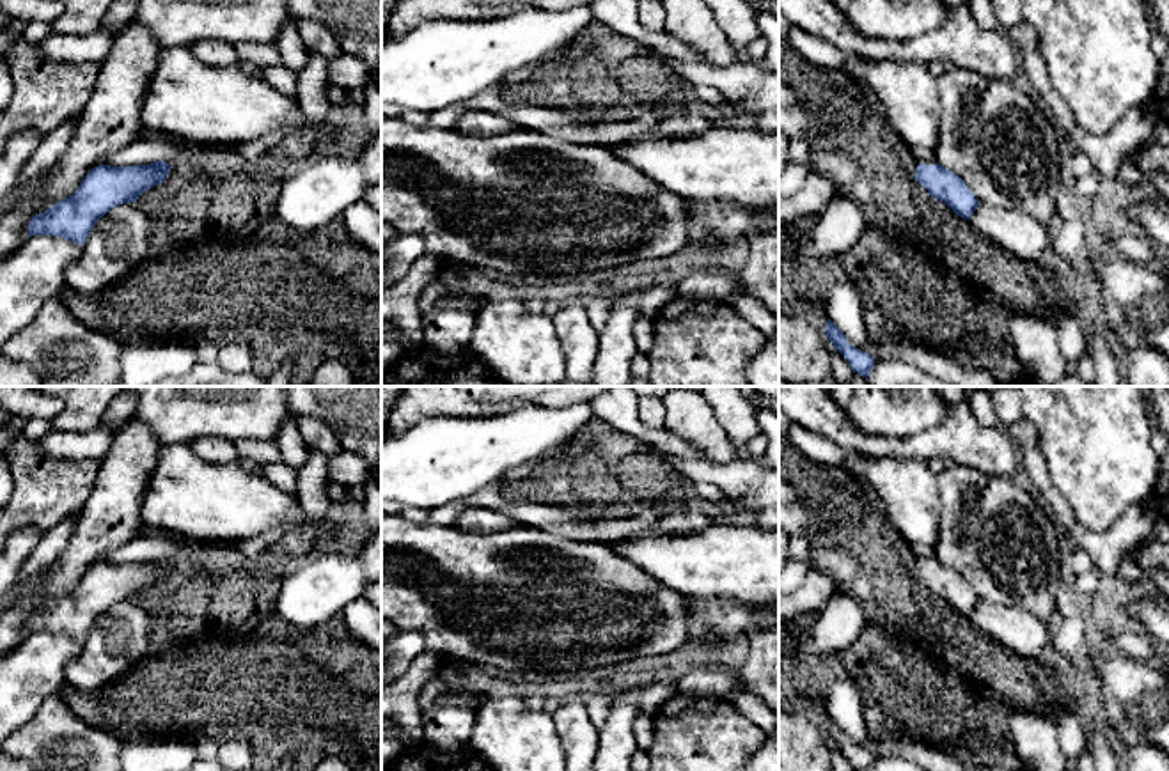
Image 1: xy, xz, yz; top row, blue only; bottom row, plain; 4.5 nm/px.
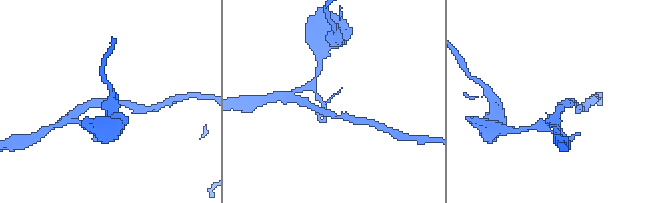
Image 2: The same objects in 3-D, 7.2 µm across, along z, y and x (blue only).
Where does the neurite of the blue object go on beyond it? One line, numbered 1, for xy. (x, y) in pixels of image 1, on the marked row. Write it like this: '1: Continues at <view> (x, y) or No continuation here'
1: Continues at xy (215, 160)

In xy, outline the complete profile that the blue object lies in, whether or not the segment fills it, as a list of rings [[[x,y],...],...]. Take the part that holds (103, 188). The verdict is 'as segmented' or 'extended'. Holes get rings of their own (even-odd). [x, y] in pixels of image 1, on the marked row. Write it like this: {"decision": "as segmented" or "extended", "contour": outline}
{"decision": "extended", "contour": [[[183,140],[163,161],[94,167],[73,195],[30,220],[28,238],[57,236],[83,246],[101,216],[121,204],[137,202],[144,191],[161,184],[172,168],[192,168],[216,177],[263,174],[257,163],[239,152],[238,145],[199,145]]]}

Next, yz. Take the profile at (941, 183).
{"decision": "extended", "contour": [[[889,124],[885,126],[885,140],[892,147],[894,158],[914,181],[919,181],[931,197],[944,202],[958,216],[970,220],[979,206],[979,200],[960,175],[944,168],[938,163],[919,163],[914,158],[912,149]]]}

